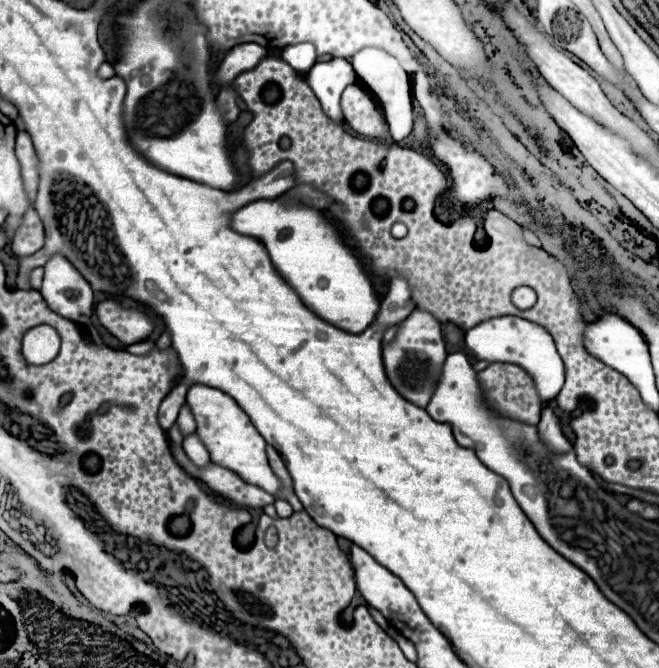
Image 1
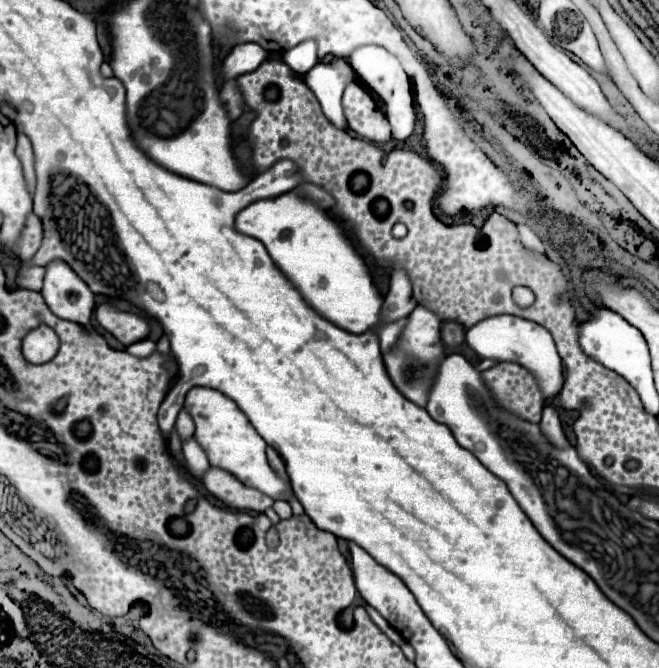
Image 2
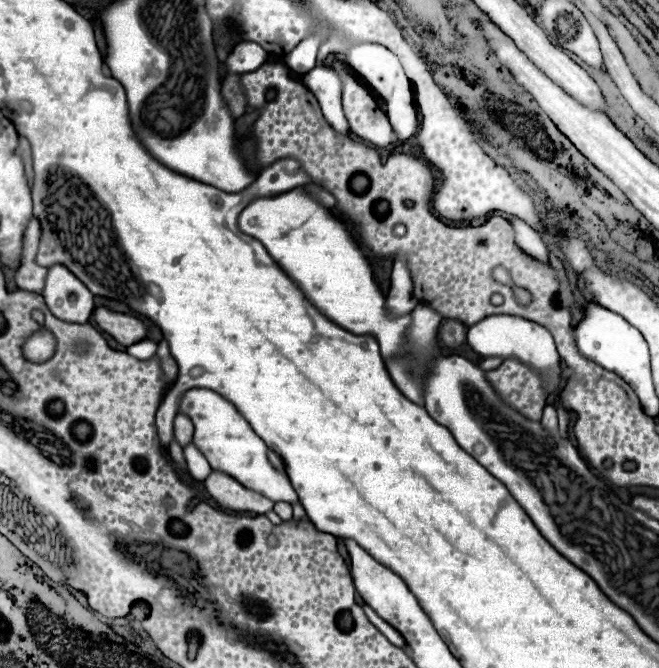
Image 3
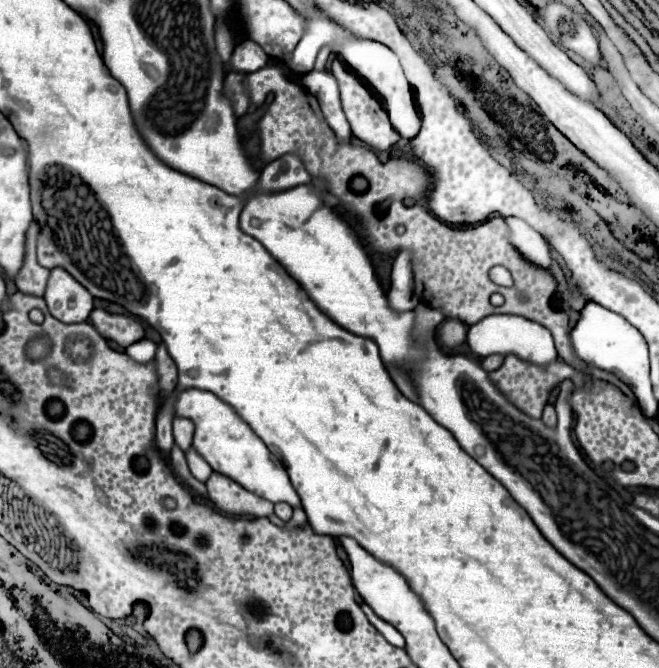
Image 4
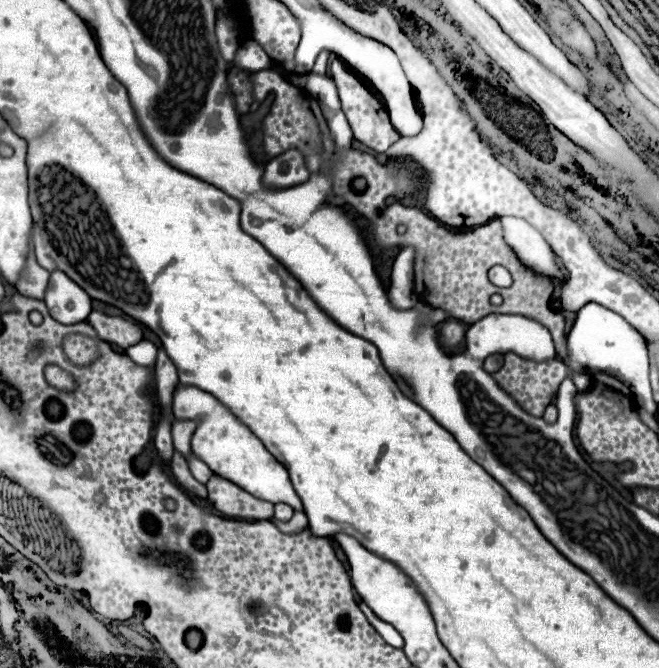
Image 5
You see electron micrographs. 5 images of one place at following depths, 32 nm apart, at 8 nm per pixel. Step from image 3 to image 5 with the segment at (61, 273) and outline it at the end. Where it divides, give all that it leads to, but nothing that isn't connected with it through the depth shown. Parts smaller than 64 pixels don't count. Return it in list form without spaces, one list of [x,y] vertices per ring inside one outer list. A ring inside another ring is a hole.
[[[52,272],[46,288],[46,306],[54,320],[62,324],[84,322],[92,312],[92,300],[64,272]]]

